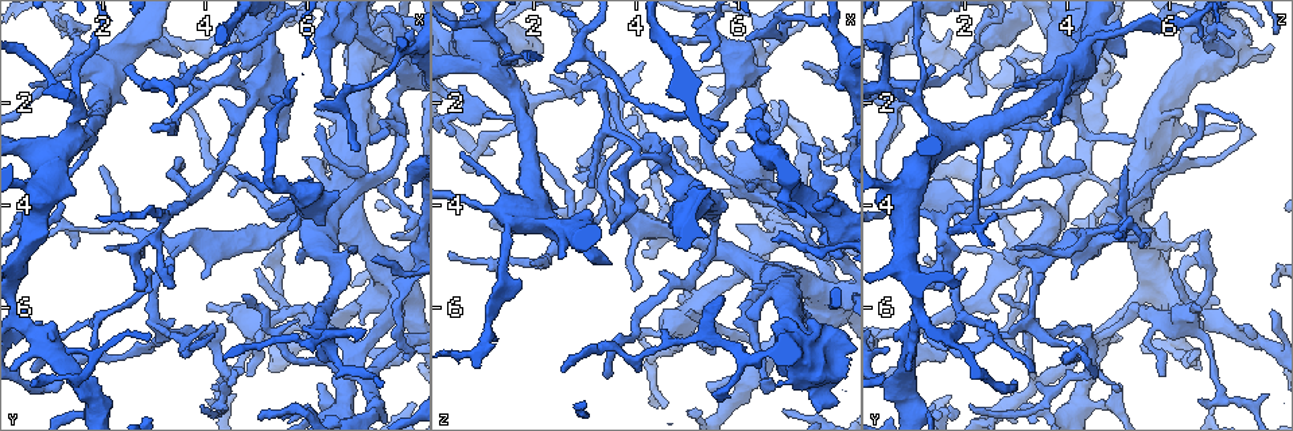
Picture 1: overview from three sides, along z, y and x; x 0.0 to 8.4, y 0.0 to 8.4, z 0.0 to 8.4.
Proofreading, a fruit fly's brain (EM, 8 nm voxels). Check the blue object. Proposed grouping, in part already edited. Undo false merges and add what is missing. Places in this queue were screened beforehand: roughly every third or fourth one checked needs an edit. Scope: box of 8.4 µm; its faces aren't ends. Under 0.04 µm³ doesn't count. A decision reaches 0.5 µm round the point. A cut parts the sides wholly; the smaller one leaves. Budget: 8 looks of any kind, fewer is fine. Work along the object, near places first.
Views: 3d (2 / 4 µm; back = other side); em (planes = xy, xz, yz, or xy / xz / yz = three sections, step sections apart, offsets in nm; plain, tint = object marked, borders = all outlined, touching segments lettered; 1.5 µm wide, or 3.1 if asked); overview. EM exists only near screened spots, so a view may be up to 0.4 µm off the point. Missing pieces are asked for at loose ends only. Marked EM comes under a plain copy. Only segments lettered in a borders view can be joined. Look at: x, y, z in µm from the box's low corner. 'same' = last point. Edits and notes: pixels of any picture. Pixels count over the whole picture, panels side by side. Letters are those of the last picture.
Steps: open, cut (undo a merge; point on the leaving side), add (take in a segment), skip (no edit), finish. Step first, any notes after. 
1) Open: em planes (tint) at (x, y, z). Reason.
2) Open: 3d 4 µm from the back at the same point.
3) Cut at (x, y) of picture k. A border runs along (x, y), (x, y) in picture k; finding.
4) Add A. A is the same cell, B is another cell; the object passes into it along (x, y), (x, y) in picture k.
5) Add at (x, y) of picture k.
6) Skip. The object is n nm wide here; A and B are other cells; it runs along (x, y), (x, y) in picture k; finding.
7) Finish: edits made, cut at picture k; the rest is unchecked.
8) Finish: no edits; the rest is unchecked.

Open: 3d 4 µm at (2.85, 5.60, 1.85). Abrupt turn.

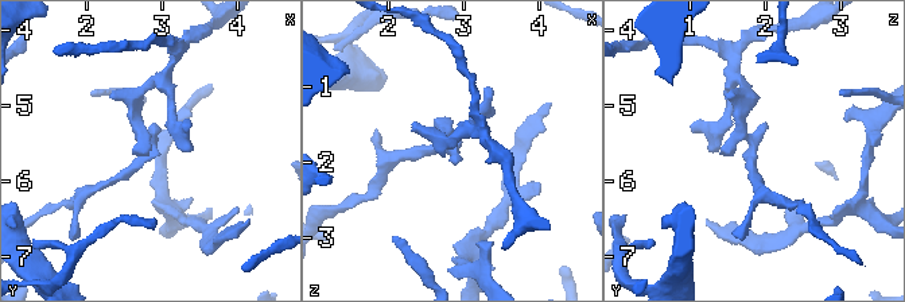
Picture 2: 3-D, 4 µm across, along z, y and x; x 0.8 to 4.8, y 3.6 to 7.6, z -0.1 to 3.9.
Open: em xy step 8 (tint) at (2.80, 5.60, 1.85). Need the tissue.

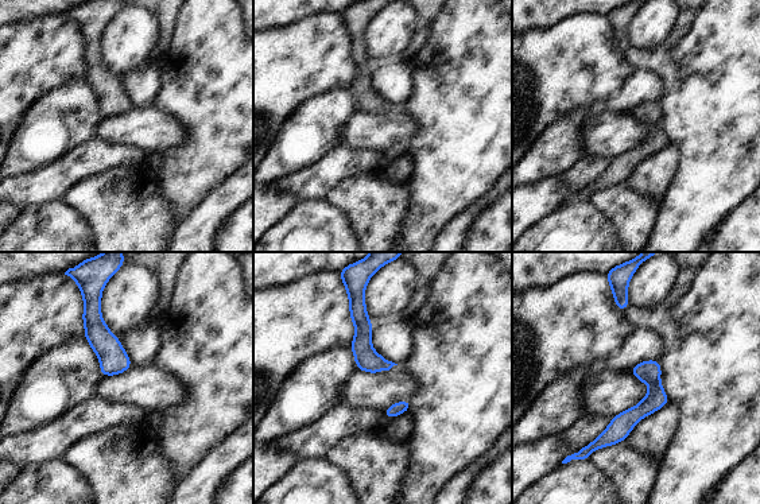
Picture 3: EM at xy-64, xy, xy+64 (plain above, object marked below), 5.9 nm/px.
Open: em planes (borders) at the same point.

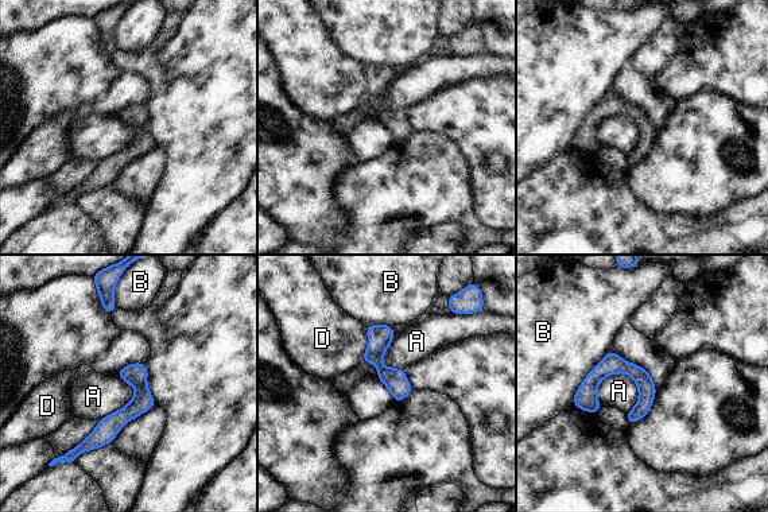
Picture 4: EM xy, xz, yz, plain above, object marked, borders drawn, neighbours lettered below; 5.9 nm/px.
Skip. The object is 110 nm wide here; A, B and D are other cells; one neuron here.

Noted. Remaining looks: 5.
Open: 3d 2 µm at (2.05, 3.25, 5.15). Tapers out.

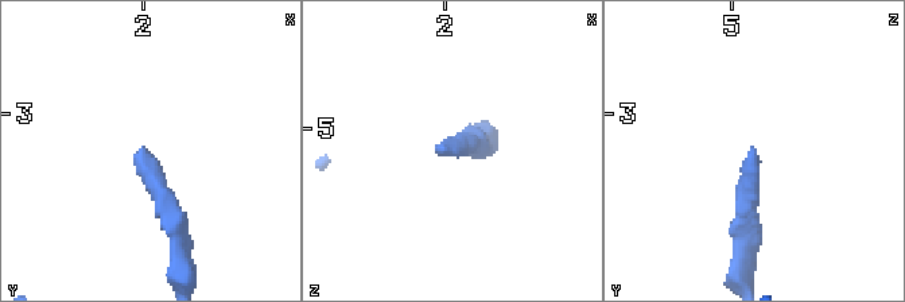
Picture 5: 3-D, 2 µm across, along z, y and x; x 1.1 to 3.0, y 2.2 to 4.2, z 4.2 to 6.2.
Open: em planes (tint) at (2.00, 3.22, 5.18).

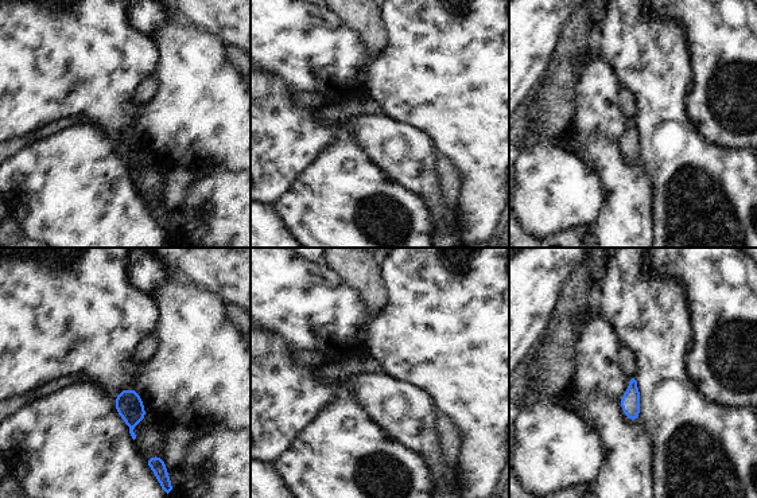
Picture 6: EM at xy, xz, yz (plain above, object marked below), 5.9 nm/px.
Open: em planes (borders) at the same point. See the neighbours.

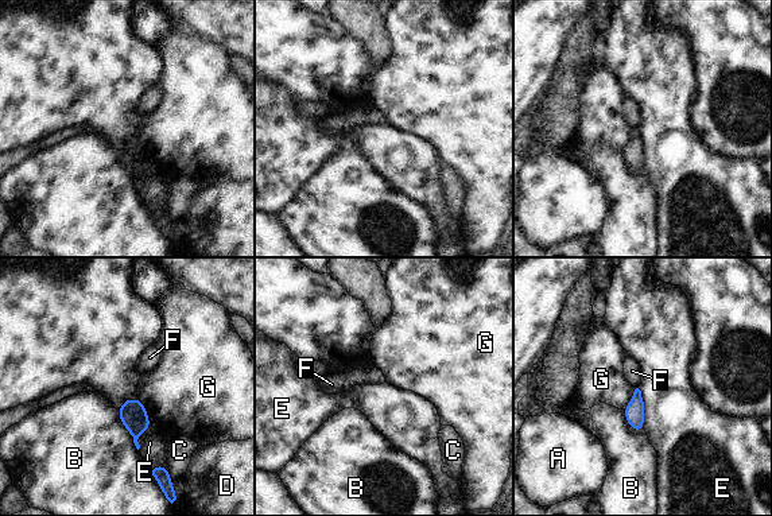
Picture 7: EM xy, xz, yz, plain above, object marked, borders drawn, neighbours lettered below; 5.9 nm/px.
Skip. A, B, C, D, E, F and G are other cells; a border runs along (637, 388), (643, 399), (644, 429) in picture 7; none of them fits.

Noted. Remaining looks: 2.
Open: em planes (borders) at (4.25, 6.40, 3.80). Free end.

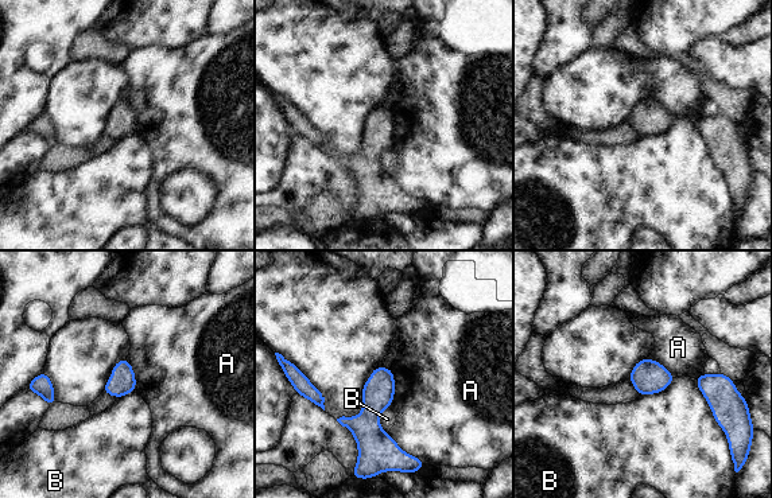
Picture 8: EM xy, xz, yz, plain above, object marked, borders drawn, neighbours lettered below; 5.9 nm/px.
Skip. A and B are other cells; a border runs along (391, 368), (394, 399), (388, 407) in picture 8; no lettered segment goes on from it.

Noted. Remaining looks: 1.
Finish: no edits; the rest is unchecked.

